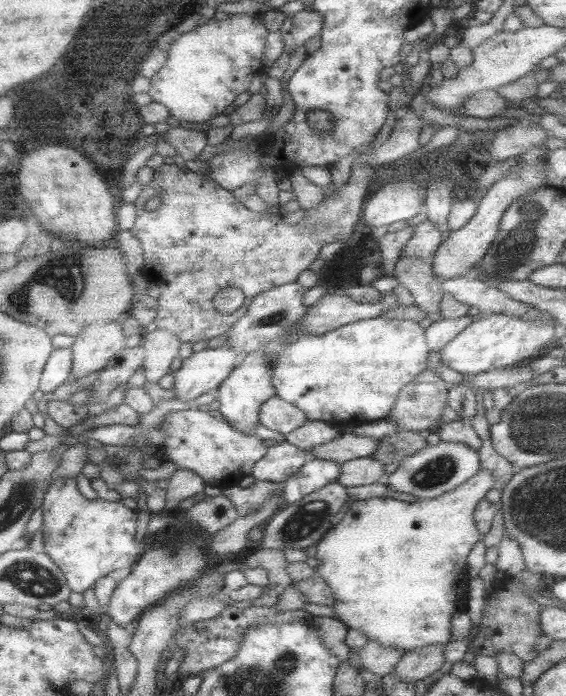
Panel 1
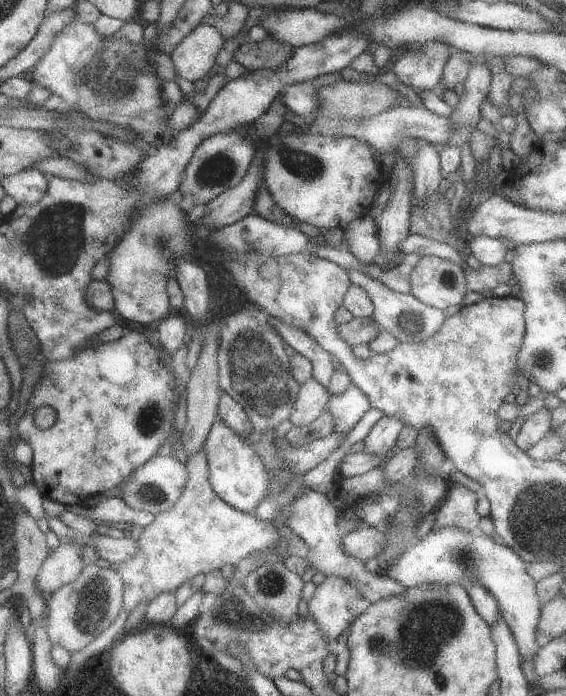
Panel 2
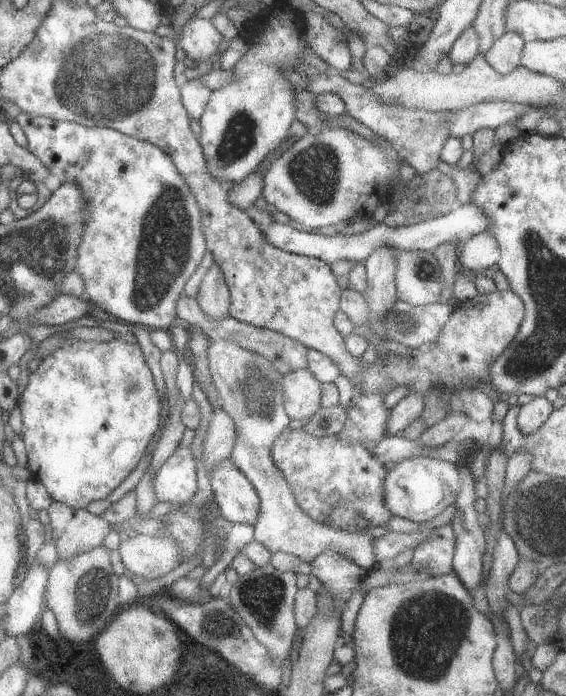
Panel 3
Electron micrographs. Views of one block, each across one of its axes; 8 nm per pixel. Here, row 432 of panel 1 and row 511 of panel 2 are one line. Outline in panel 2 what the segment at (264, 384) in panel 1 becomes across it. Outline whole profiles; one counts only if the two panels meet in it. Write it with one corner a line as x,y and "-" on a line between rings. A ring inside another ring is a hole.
221,419
213,421
203,444
211,490
225,504
241,512
251,513
265,497
268,474
253,447
239,438

